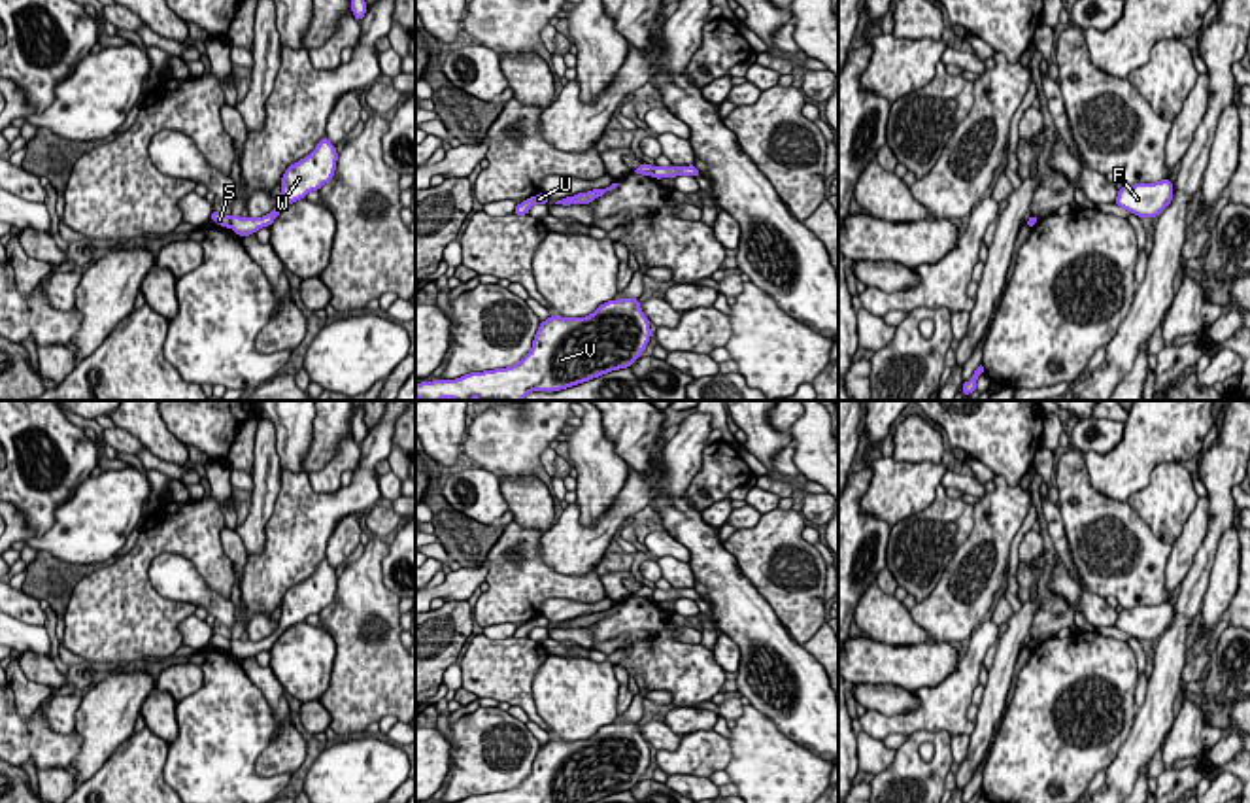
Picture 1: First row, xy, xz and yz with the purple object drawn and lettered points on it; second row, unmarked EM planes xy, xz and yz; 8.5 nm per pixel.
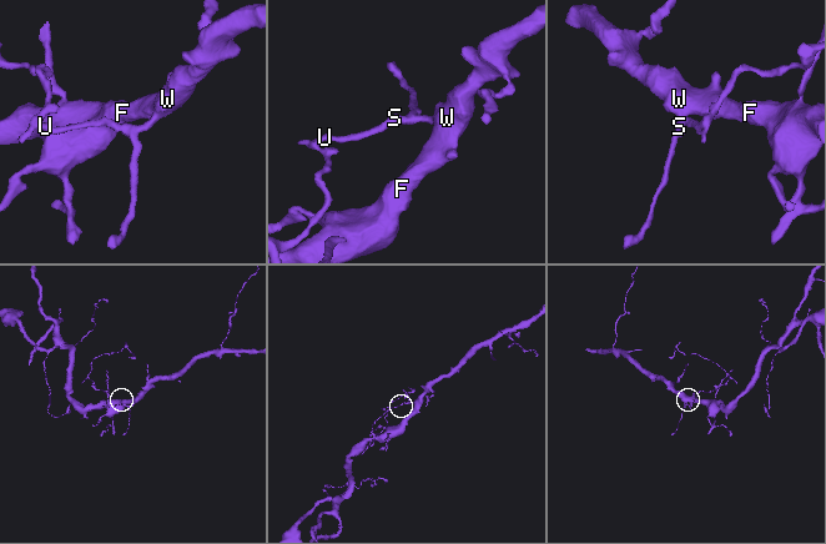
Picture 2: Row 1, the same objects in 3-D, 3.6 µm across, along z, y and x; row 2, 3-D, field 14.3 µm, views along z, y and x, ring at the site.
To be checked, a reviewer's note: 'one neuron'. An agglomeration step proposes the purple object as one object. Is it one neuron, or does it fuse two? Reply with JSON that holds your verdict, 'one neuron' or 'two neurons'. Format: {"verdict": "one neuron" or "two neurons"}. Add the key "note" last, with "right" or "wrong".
{"verdict": "two neurons", "note": "wrong"}

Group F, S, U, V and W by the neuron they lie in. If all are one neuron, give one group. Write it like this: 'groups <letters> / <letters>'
groups F V W / S U

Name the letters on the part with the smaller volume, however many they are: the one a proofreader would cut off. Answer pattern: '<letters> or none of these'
S, U

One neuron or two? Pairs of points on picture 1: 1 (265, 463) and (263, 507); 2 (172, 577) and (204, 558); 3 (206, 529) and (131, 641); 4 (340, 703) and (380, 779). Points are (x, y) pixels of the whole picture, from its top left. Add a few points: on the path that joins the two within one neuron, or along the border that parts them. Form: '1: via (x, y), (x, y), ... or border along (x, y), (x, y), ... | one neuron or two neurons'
1: via (265, 475), (263, 495) | one neuron
2: border along (150, 563), (161, 554), (182, 554), (225, 596) | two neurons
3: via (168, 529), (133, 567), (131, 603) | one neuron
4: border along (363, 734), (338, 739) | two neurons

